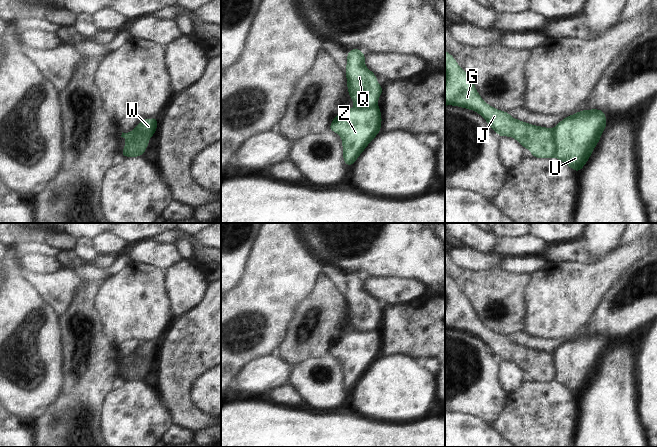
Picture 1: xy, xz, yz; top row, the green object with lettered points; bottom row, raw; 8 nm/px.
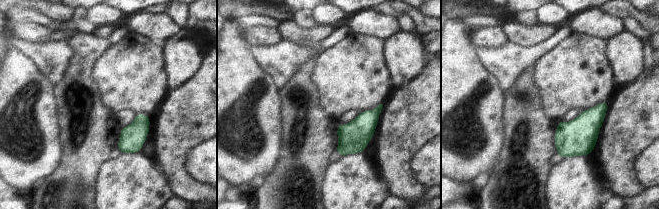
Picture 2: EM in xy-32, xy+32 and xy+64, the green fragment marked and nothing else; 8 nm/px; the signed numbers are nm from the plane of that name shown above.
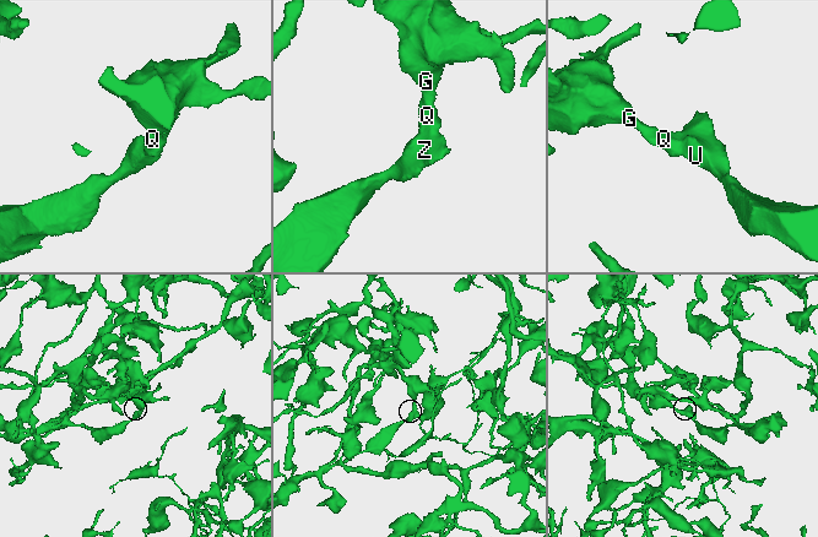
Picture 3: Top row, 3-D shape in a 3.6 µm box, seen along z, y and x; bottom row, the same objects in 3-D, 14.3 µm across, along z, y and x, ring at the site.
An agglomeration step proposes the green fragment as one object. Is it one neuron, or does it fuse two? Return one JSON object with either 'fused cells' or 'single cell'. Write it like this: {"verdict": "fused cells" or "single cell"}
{"verdict": "fused cells"}

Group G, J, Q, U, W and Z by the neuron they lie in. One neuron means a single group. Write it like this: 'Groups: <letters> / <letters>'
Groups: G J Q / U W Z

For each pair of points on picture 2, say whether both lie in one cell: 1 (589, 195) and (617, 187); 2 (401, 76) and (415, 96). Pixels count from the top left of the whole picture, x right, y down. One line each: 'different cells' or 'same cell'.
1: different cells
2: different cells

